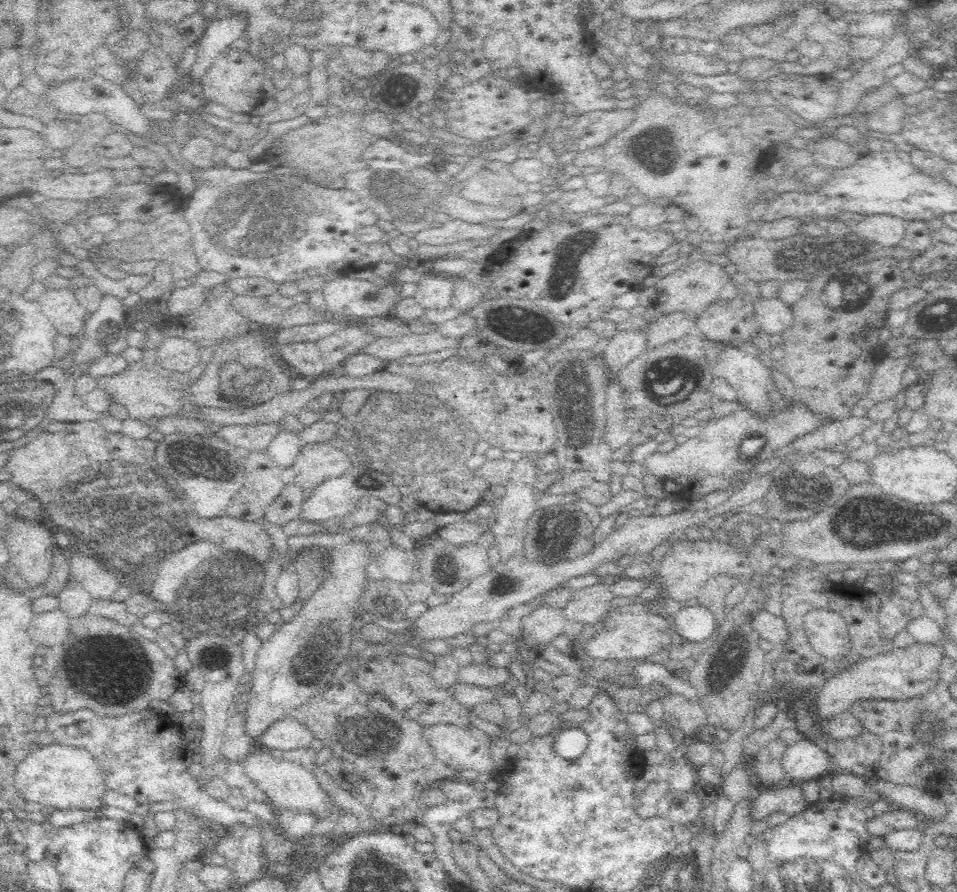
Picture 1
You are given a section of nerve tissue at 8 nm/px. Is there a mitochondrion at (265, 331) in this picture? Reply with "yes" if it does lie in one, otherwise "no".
no

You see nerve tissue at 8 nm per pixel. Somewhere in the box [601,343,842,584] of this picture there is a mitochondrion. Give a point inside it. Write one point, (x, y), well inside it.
(668, 383)

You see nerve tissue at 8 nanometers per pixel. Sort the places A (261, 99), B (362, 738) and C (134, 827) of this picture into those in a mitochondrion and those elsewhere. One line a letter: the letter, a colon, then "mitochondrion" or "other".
A: other
B: mitochondrion
C: other

